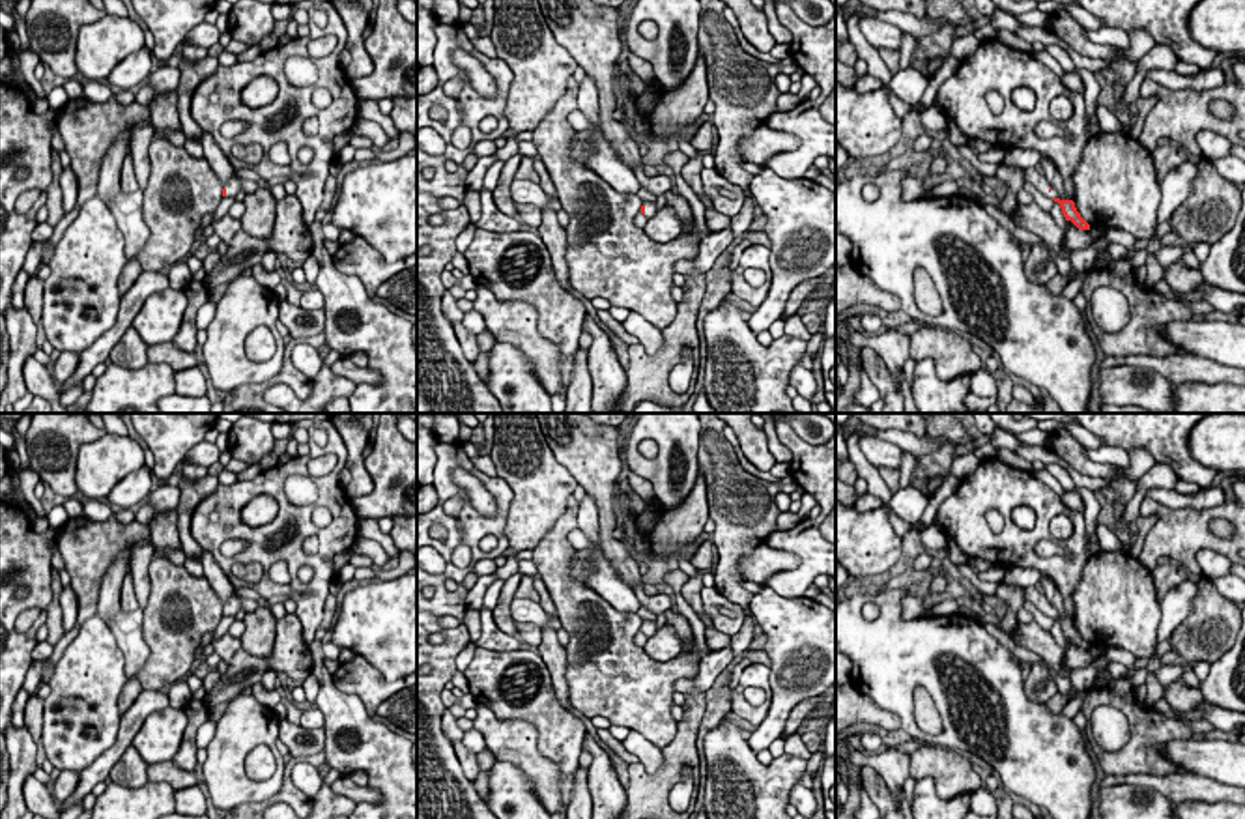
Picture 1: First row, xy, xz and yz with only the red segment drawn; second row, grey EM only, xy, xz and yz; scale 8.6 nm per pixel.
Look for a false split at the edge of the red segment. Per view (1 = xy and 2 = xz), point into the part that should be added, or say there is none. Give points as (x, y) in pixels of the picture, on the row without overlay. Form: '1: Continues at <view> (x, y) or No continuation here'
1: Continues at xy (232, 604)
2: Continues at xz (649, 625)

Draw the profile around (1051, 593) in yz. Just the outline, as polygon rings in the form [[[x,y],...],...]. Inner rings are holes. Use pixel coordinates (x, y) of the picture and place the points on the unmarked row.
[[[1045,574],[1041,576],[1039,582],[1043,583],[1045,598],[1058,611],[1058,617],[1067,619],[1066,610],[1064,610],[1064,602],[1062,602],[1062,595],[1060,595],[1056,583],[1051,578],[1047,578]]]

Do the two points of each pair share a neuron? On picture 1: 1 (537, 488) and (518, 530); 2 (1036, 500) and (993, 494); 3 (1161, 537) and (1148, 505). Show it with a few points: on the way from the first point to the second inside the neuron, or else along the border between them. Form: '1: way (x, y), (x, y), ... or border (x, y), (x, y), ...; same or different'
1: way (537, 498), (537, 505), (528, 520); same
2: way (1025, 494), (1004, 494); same
3: way (1161, 528), (1161, 515), (1158, 511); same

